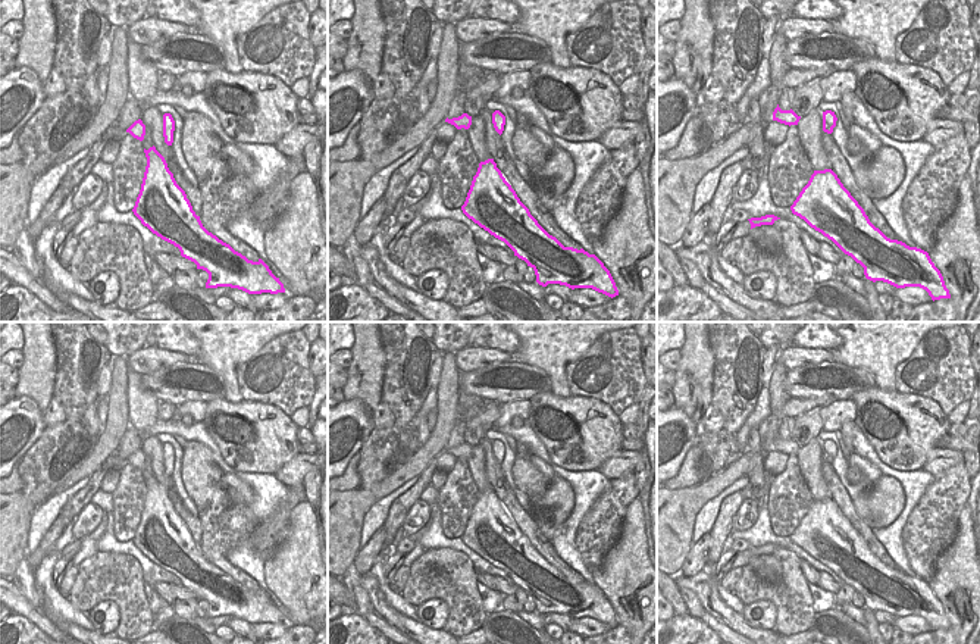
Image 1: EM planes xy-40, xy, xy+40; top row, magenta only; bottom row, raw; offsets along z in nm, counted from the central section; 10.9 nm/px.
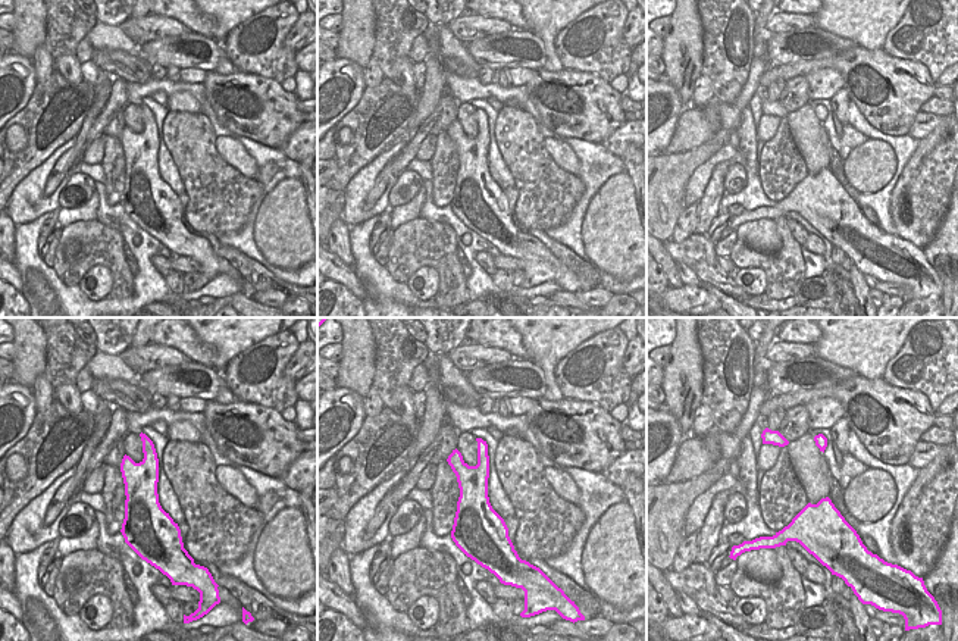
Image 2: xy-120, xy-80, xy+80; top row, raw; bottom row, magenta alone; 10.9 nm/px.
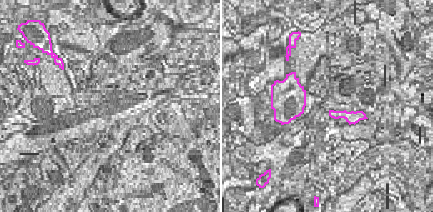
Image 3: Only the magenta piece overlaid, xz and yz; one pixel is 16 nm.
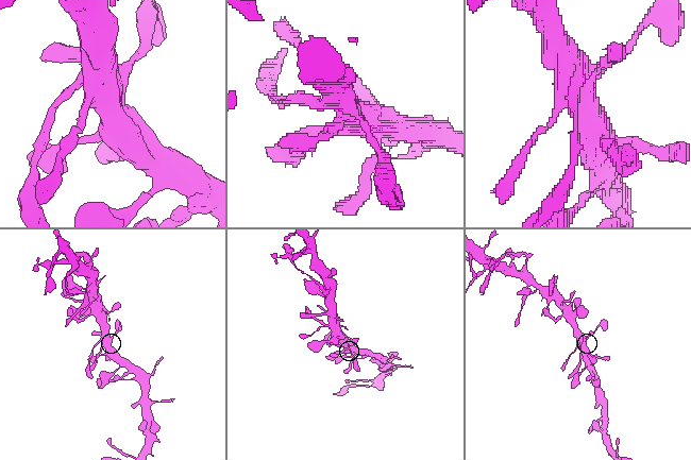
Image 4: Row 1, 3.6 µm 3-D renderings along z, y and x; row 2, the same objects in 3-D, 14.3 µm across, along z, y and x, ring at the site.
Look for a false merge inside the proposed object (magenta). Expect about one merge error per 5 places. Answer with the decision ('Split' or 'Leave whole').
Leave whole.

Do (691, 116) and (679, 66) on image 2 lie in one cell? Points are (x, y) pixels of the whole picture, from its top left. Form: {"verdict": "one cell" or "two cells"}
{"verdict": "two cells"}

